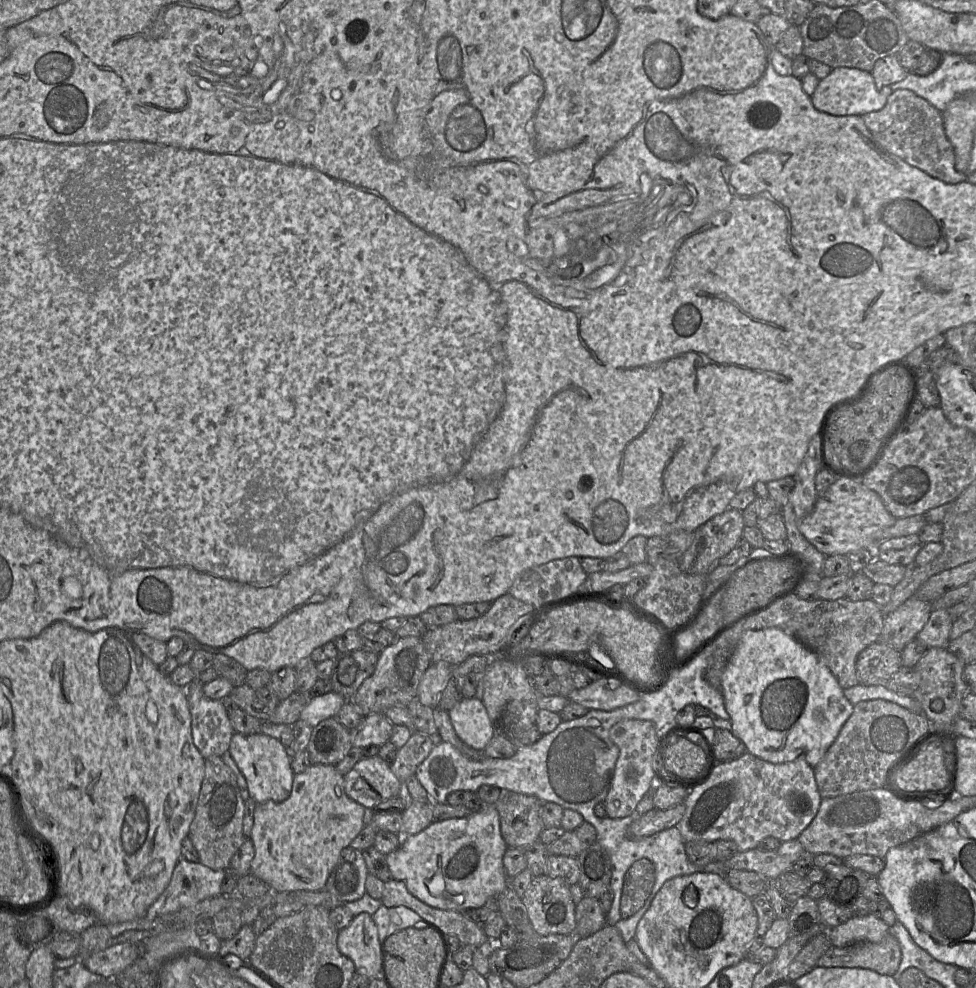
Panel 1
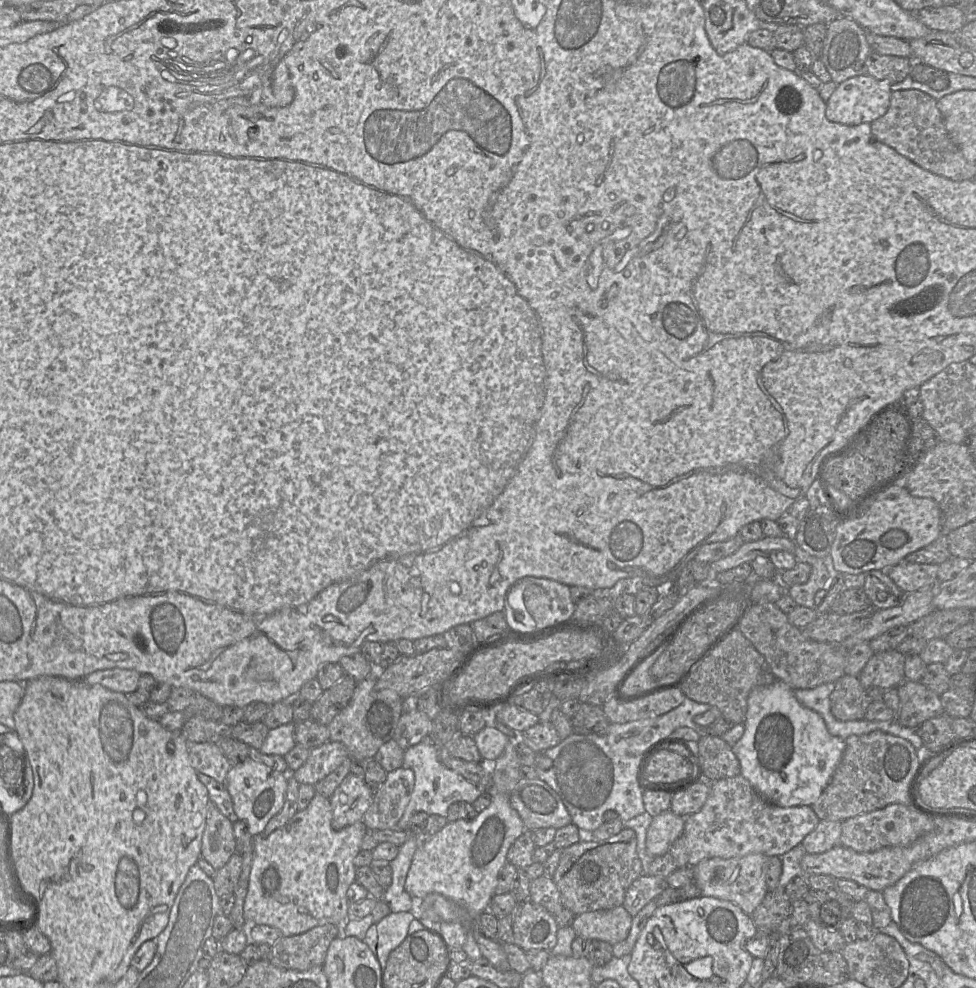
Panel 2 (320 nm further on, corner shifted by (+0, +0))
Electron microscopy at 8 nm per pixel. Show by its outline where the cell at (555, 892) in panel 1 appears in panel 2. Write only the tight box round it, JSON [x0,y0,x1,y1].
[513,900,558,951]

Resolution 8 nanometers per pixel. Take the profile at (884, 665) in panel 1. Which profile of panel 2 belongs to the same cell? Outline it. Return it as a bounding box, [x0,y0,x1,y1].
[829,675,873,721]

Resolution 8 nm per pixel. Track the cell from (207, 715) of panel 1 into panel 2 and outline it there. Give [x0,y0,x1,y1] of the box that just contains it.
[189,743,232,783]

